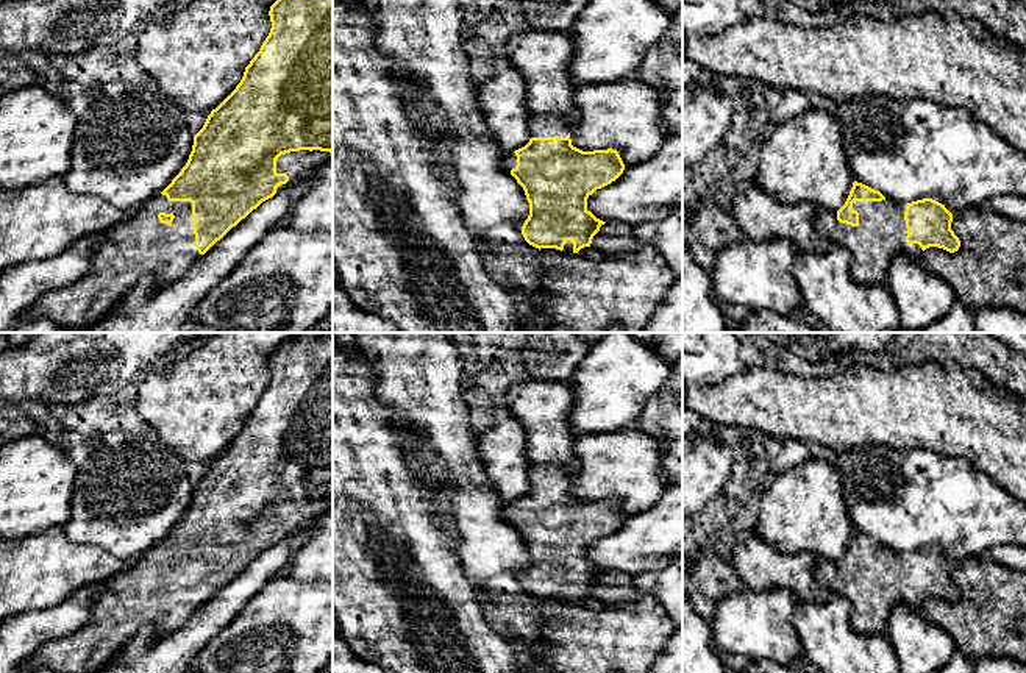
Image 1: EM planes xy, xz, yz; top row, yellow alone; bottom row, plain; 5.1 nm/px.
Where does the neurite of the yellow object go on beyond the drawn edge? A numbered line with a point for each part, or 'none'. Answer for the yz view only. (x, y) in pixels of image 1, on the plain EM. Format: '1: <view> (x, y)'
1: yz (881, 581)

